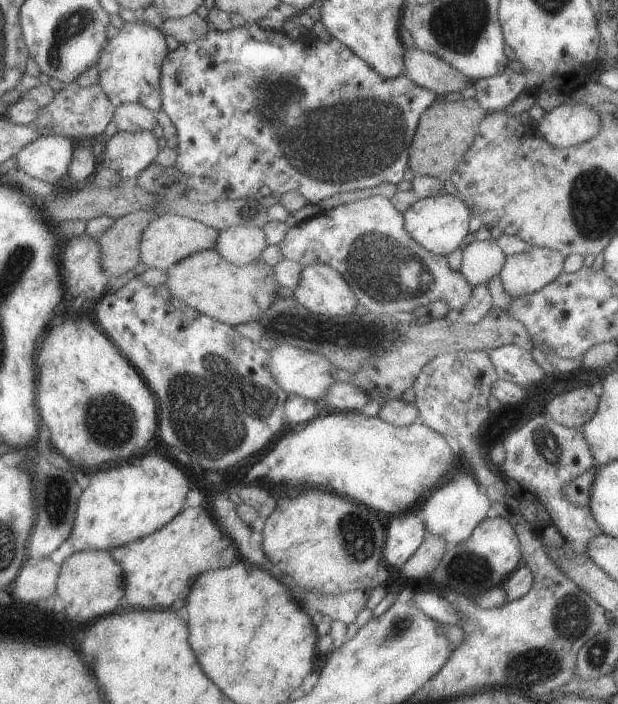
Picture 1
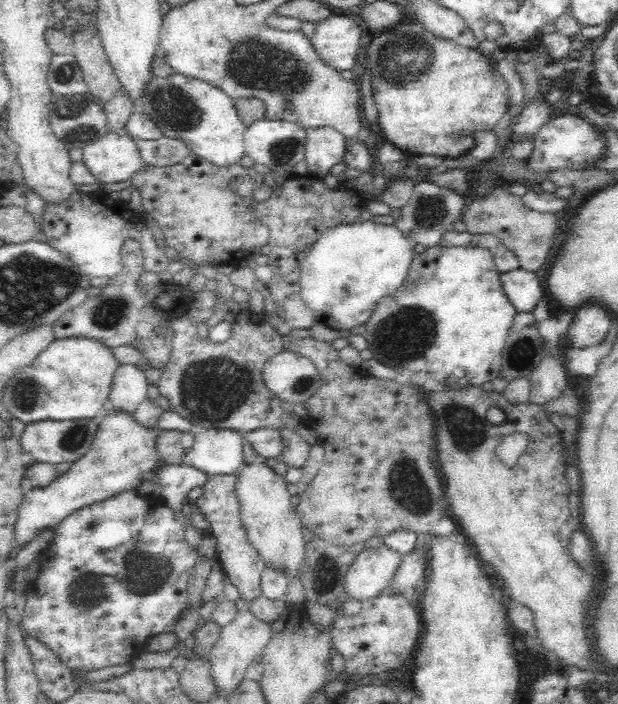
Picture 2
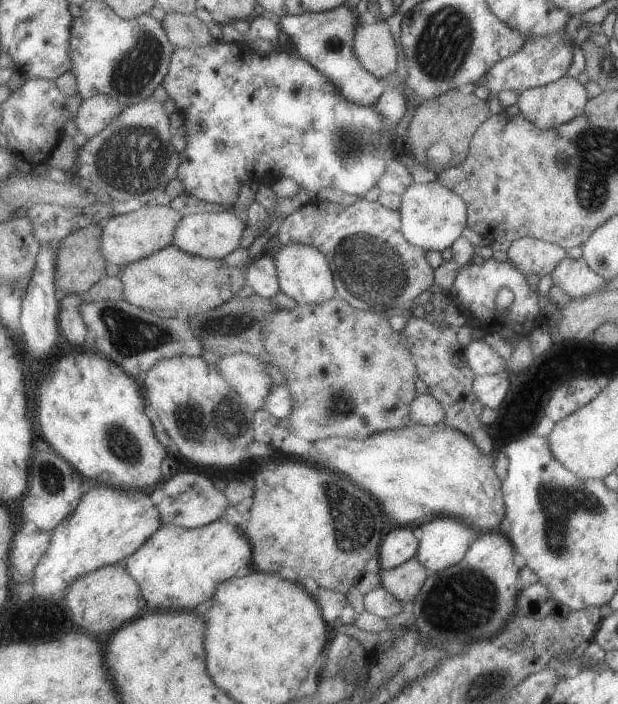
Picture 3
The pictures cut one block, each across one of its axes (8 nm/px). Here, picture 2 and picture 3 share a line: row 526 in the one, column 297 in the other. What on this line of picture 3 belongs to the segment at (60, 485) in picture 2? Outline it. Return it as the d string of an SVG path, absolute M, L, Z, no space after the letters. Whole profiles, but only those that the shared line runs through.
M348 1L325 12L284 16L279 20L280 28L291 37L294 52L321 69L349 100L360 105L376 105L385 86L381 77L369 72L361 64L354 49L360 22L350 4Z

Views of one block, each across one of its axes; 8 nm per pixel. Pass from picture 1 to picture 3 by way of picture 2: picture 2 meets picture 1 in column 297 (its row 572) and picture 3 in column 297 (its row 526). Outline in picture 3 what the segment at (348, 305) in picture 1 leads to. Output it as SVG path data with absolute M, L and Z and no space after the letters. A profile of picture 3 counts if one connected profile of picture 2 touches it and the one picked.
M311 245L281 246L275 255L282 292L301 304L325 304L339 294L328 256Z

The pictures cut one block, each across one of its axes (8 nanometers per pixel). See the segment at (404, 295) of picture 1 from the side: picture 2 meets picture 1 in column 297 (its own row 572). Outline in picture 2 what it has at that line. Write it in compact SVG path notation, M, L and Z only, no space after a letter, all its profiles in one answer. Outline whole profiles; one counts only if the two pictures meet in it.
M236 473L213 475L204 485L203 494L196 499L196 506L210 523L208 533L216 539L216 559L222 572L229 578L228 587L234 588L247 601L261 594L261 574L264 570L263 558L249 541L247 530L241 521L238 499L234 492Z

